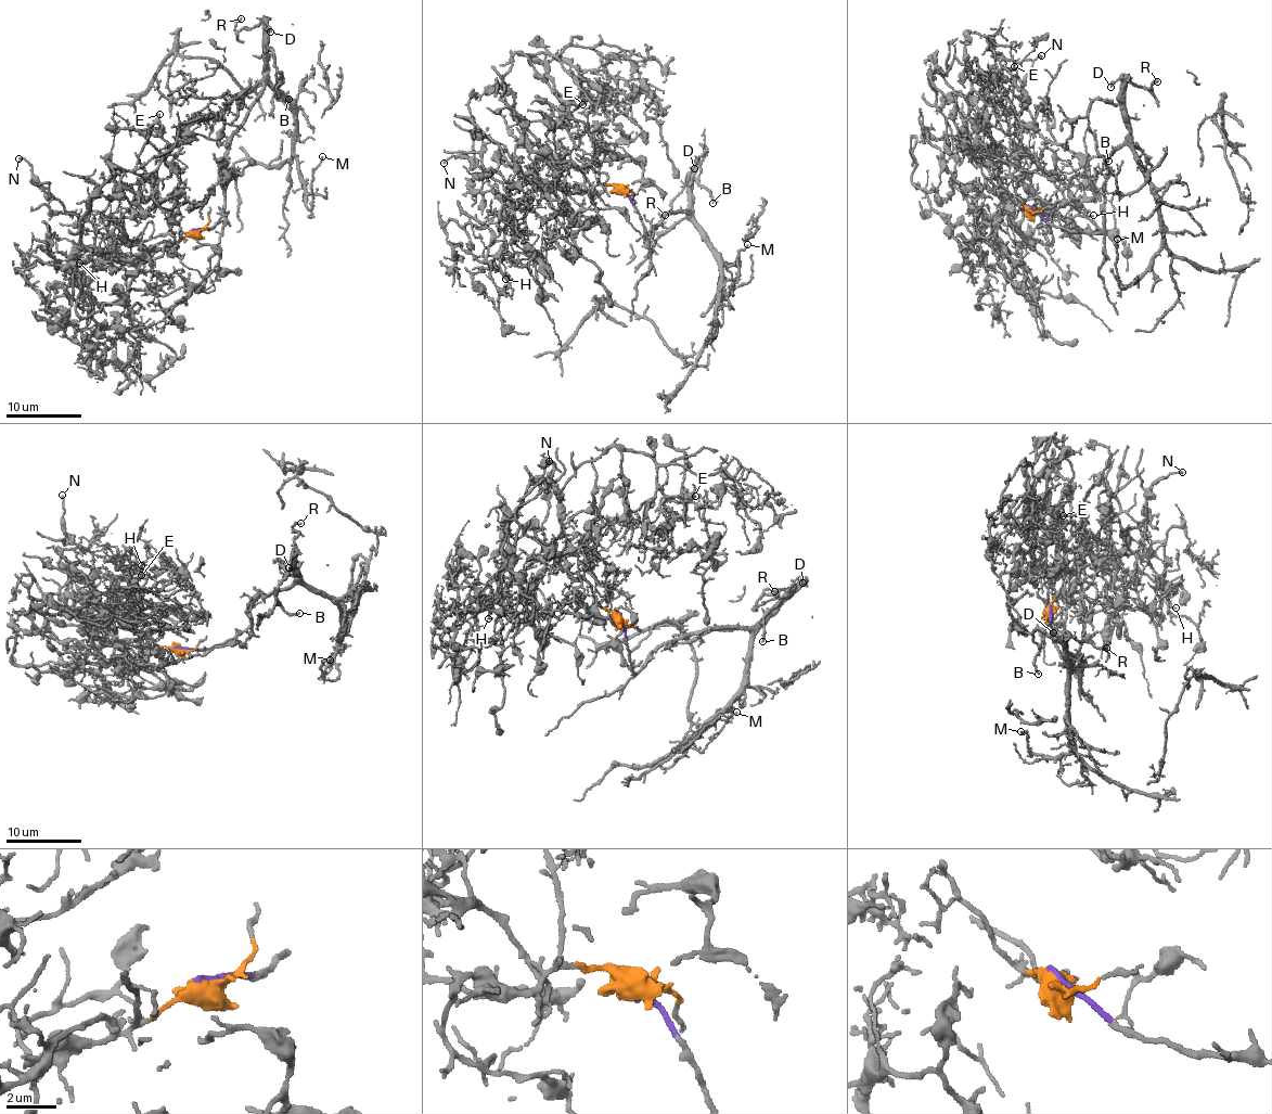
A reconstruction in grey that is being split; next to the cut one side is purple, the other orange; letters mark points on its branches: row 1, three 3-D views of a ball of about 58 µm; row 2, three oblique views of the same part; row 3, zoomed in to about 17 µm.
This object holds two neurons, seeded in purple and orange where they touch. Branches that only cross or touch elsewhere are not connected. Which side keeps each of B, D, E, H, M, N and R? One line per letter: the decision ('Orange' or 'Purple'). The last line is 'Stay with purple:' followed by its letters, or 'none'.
B: Purple
D: Purple
E: Orange
H: Orange
M: Purple
N: Orange
R: Purple
Stay with purple: B, D, M, R

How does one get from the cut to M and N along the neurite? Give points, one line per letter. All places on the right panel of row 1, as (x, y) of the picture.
M: (1030, 209), (1068, 230), (1102, 229), (1106, 156), (1126, 144), (1156, 199), (1161, 244), (1123, 287), (1116, 239)
N: (1030, 209), (983, 158), (1024, 151), (991, 165), (1086, 209), (1027, 109), (1042, 55)

